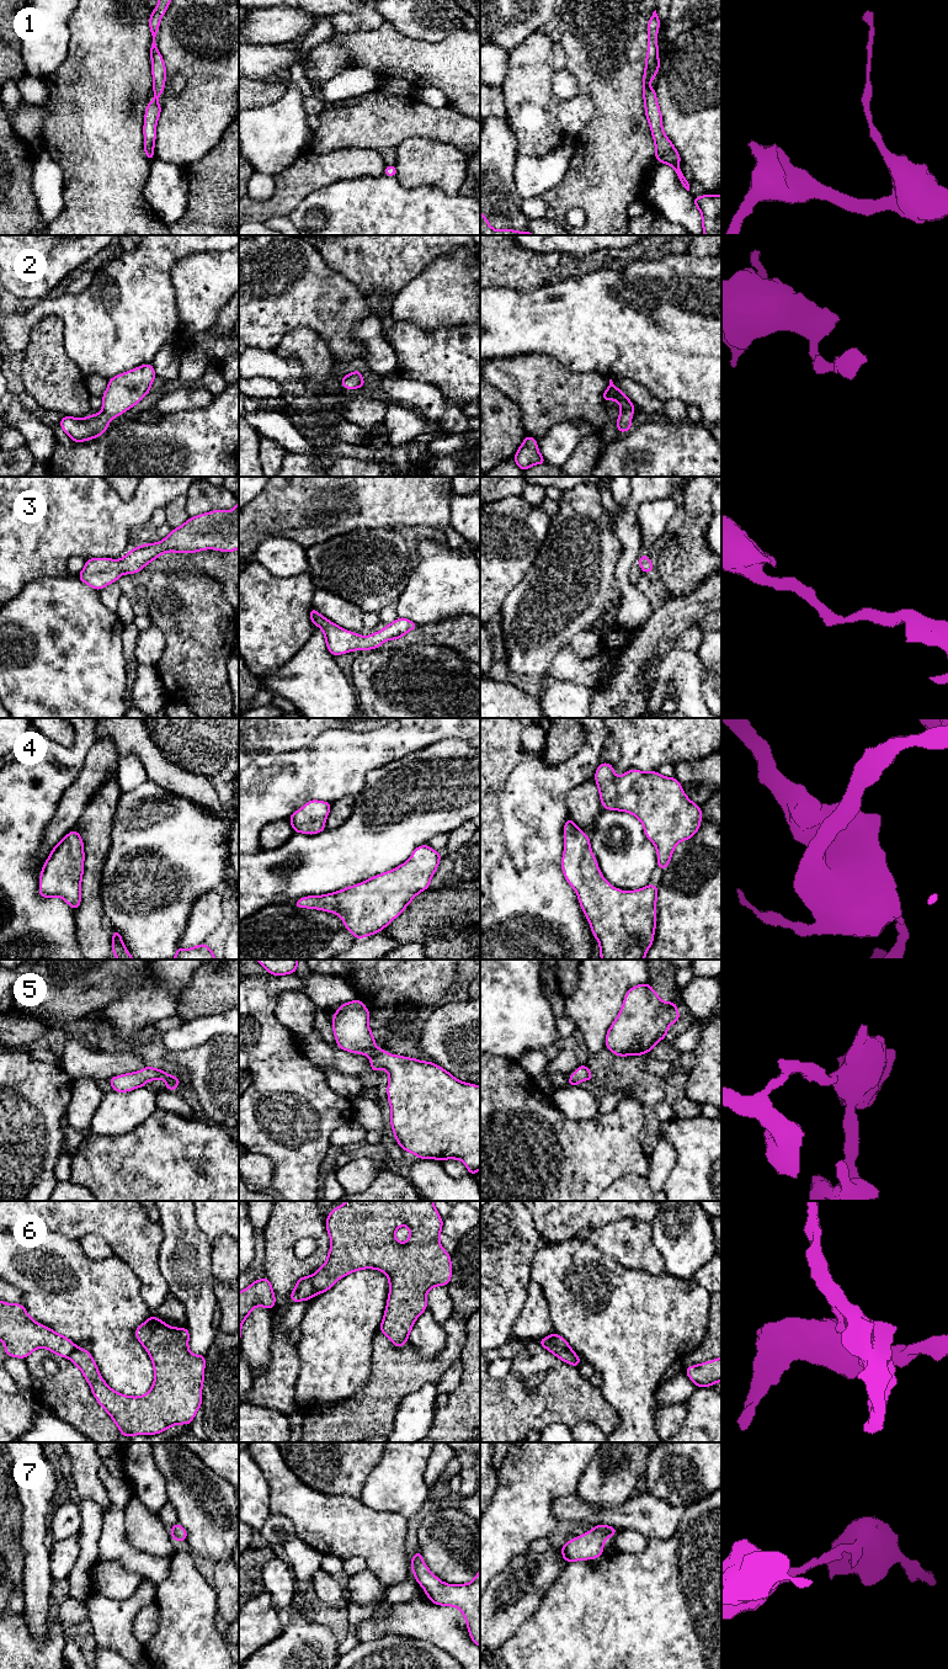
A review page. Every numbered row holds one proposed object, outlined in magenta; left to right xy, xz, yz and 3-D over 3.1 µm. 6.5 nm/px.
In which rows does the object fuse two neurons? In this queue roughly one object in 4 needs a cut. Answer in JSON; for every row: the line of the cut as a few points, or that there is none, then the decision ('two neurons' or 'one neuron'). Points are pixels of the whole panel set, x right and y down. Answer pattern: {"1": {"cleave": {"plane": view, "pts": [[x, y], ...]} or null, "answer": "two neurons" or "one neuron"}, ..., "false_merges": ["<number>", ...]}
{"1": {"cleave": null, "answer": "one neuron"}, "2": {"cleave": null, "answer": "one neuron"}, "3": {"cleave": null, "answer": "one neuron"}, "4": {"cleave": null, "answer": "one neuron"}, "5": {"cleave": null, "answer": "one neuron"}, "6": {"cleave": {"plane": "yz", "pts": [[554, 1333], [557, 1344], [573, 1353]]}, "answer": "two neurons"}, "7": {"cleave": null, "answer": "one neuron"}, "false_merges": ["6"]}

